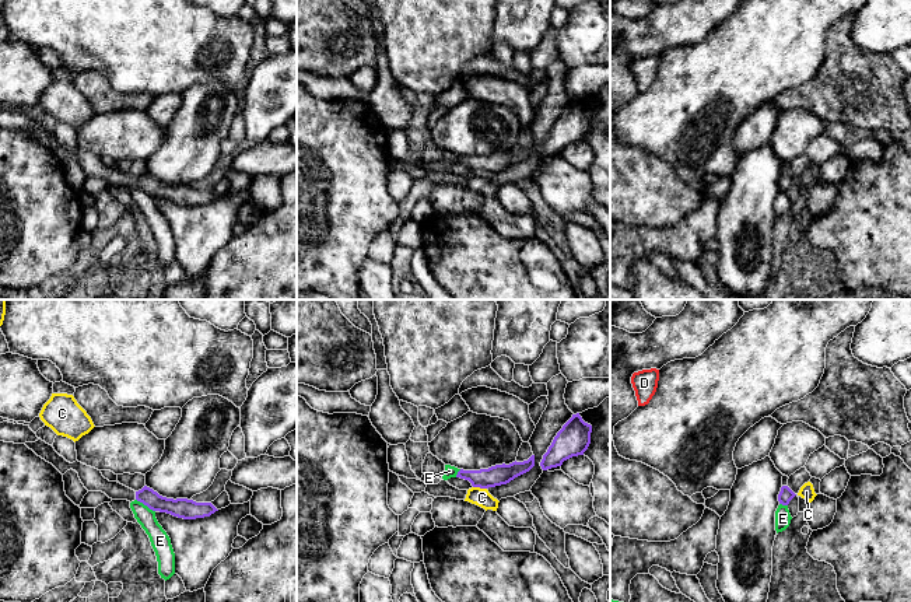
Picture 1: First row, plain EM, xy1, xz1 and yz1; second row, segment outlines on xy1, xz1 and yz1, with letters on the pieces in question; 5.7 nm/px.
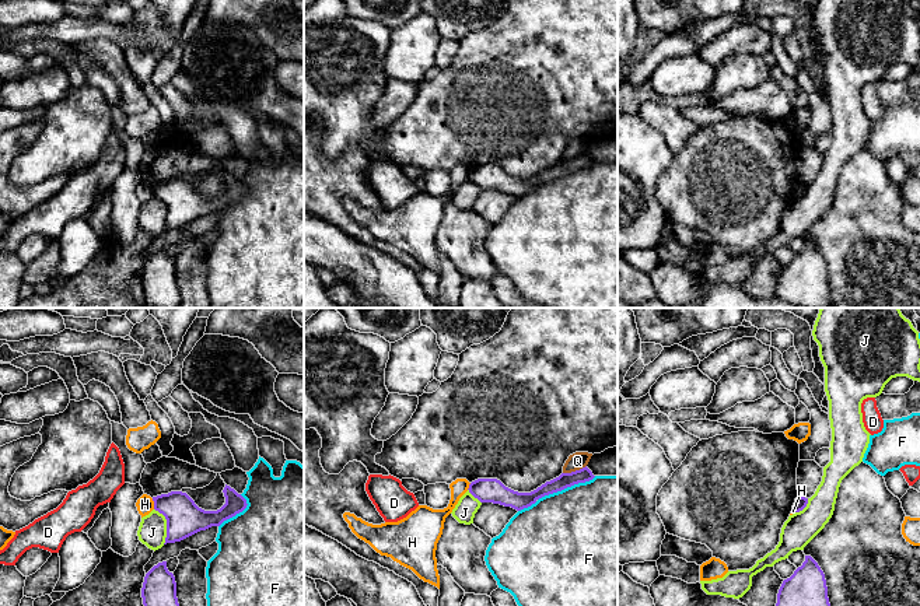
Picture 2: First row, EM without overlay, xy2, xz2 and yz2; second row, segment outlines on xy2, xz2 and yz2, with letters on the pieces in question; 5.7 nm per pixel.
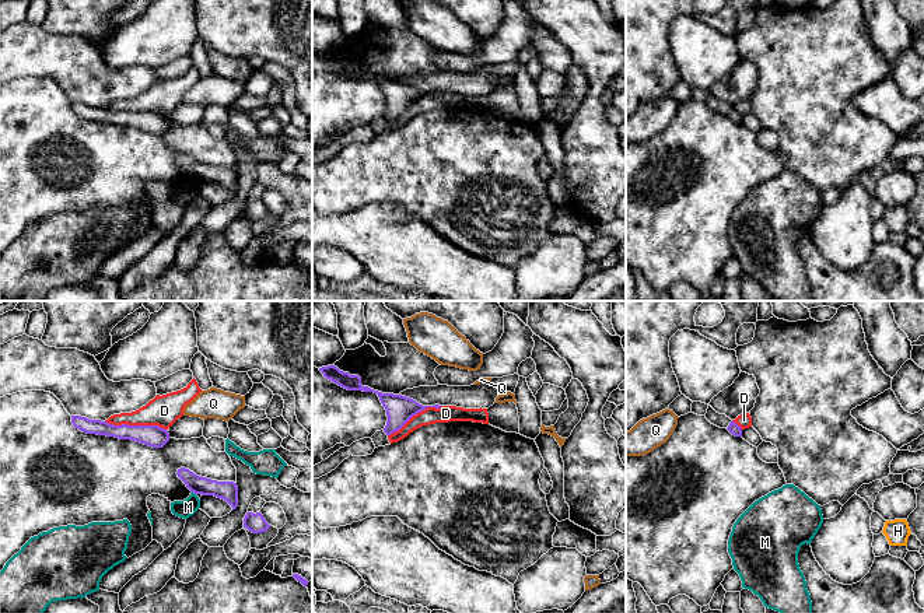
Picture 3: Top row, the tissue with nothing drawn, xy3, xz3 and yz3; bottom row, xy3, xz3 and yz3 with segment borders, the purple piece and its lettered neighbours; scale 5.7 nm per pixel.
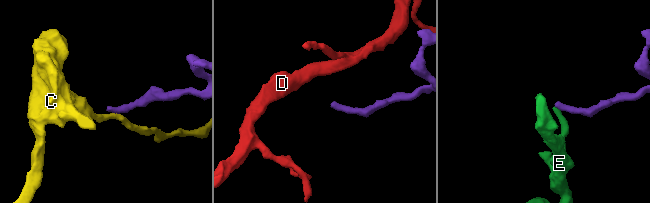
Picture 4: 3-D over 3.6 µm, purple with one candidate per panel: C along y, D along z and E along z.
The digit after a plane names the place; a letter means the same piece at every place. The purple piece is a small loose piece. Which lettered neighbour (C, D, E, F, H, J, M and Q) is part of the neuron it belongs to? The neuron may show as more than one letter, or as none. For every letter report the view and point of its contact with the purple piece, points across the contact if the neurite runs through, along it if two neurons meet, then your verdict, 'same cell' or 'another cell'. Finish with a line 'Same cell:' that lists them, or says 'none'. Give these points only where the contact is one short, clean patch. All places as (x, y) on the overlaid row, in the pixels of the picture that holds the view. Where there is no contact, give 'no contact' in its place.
C: contact xz1 (480, 487); another cell
D: contact xy3 (136, 426); another cell
E: contact xy1 (146, 504); border xy1 (136, 499), (154, 511); another cell
F: contact xz2 (556, 491); another cell
H: contact xy2 (154, 504); border xy2 (151, 498), (154, 508); another cell
J: contact xy2 (167, 525); another cell
M: contact xy3 (193, 491); border xy3 (192, 491), (195, 494); another cell
Q: contact xz2 (576, 470); another cell
Same cell: none

